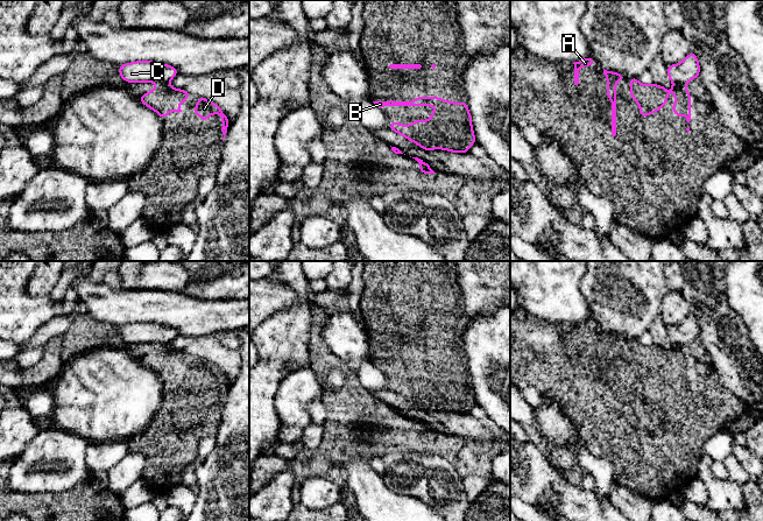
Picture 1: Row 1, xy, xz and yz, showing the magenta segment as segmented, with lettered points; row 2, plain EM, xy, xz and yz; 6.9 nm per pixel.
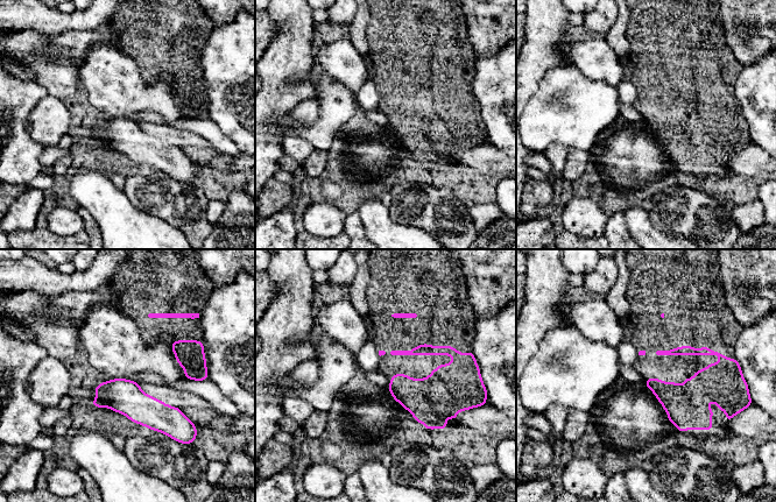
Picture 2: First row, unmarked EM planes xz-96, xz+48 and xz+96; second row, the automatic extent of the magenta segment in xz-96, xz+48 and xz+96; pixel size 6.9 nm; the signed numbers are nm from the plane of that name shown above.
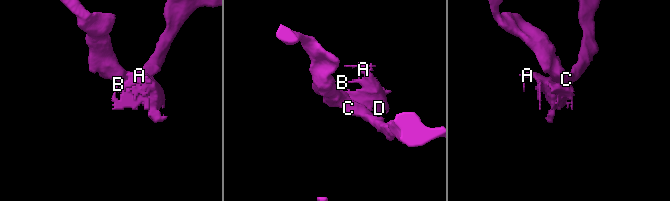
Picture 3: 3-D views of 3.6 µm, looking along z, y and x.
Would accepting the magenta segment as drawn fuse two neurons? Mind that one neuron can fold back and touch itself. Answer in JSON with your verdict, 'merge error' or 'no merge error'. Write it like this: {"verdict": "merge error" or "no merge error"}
{"verdict": "merge error"}

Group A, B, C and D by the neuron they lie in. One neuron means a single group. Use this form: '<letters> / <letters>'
A B D / C

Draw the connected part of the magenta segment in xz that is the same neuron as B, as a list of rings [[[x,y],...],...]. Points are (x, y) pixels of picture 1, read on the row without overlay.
[[[417,358],[411,362],[389,361],[373,364],[380,369],[384,367],[436,367],[437,371],[431,373],[430,381],[414,381],[411,386],[400,386],[397,381],[394,381],[388,389],[403,396],[428,413],[443,410],[452,414],[467,415],[468,409],[476,403],[467,364],[460,362],[455,365],[450,361],[443,361],[439,358]]]

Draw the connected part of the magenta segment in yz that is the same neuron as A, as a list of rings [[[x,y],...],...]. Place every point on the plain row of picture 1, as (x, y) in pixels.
[[[589,317],[578,323],[574,323],[574,345],[579,345],[579,329],[580,328],[593,328],[596,323]]]

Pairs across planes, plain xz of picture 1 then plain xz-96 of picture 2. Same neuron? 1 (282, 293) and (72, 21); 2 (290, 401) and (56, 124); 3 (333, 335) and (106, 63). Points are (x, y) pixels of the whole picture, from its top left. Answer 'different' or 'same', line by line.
1: same
2: same
3: same

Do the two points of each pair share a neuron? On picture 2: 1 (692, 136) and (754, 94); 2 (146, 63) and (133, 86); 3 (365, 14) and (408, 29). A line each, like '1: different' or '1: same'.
1: different
2: different
3: different

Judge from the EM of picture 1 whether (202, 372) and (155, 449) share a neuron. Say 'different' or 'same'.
same

